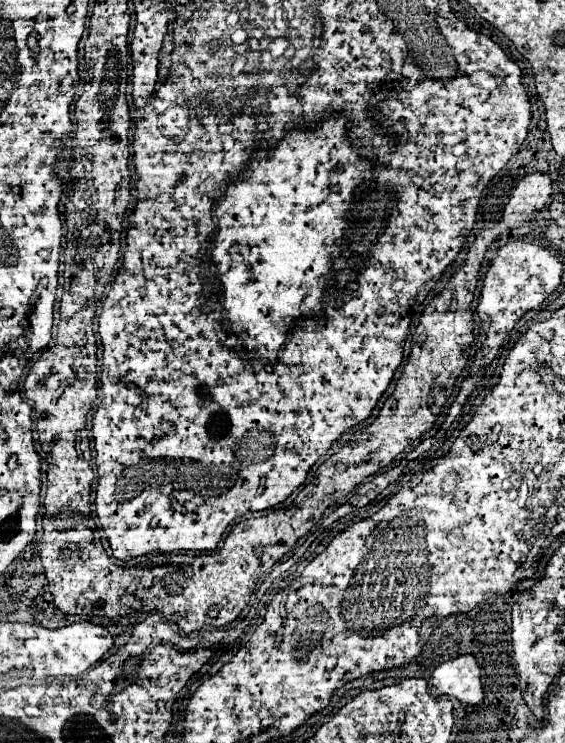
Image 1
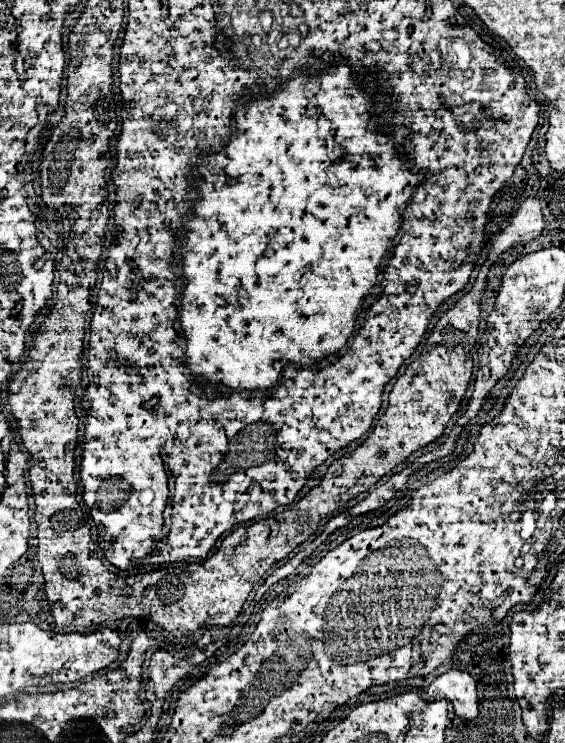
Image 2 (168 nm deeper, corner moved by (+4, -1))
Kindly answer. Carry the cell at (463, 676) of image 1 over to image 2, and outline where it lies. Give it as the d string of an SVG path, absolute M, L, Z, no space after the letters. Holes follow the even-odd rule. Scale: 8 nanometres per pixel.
M451 668L445 674L437 676L427 686L427 694L431 700L449 700L461 720L473 720L479 714L475 680L465 670Z

